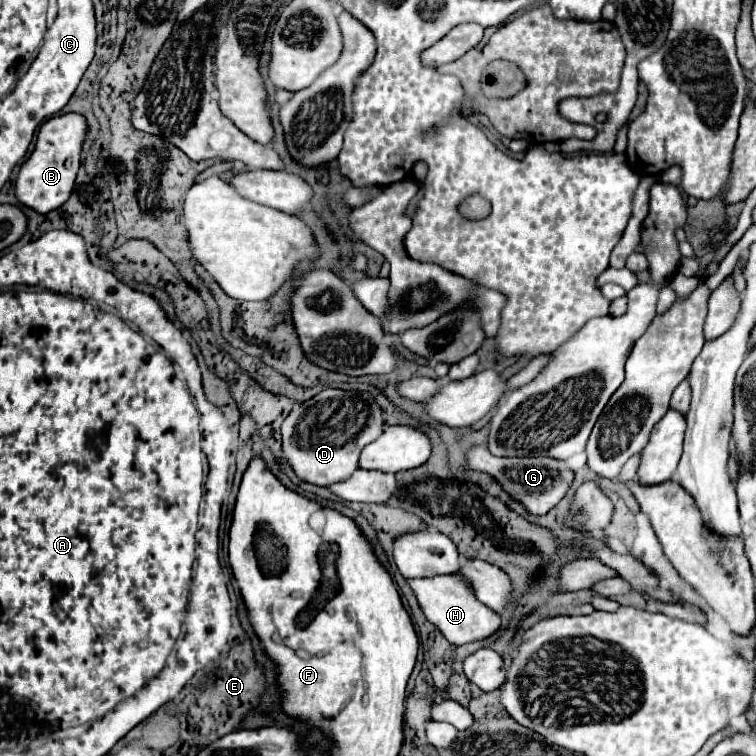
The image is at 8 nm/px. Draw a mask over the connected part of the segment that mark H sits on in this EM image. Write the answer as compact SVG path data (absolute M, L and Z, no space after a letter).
M437 575L427 579L419 577L419 579L407 579L407 583L413 589L427 621L433 623L443 633L443 637L453 645L465 645L487 639L501 625L501 617L475 599L469 583L461 575Z

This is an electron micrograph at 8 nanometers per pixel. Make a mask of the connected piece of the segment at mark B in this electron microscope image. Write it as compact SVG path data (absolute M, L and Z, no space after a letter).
M77 113L51 117L41 125L35 149L29 155L29 159L21 165L15 181L15 195L21 205L31 207L41 215L47 215L49 211L59 209L69 199L81 165L81 147L85 135L87 135L87 121L83 115Z

